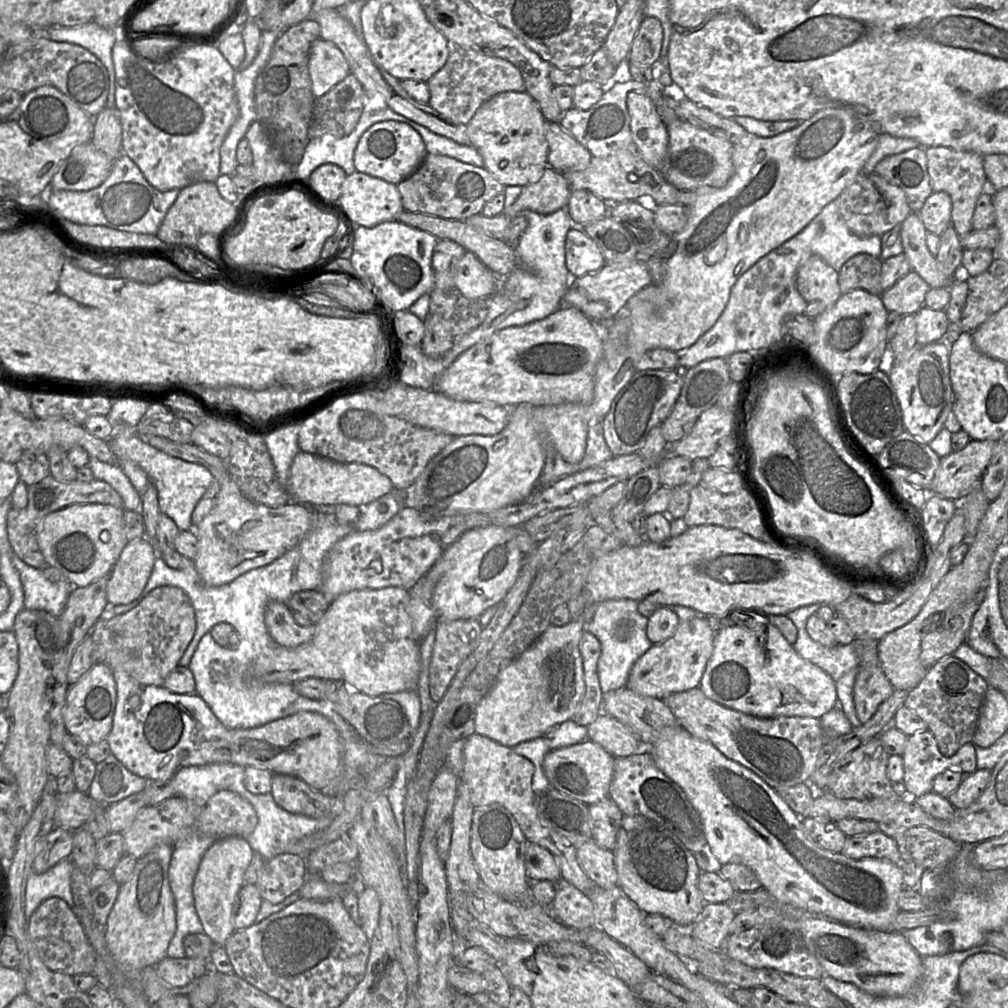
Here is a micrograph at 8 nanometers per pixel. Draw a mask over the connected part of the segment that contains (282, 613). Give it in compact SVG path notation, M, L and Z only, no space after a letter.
M271 600L265 606L264 623L274 644L294 648L312 639L315 625L300 626L294 619L287 604Z

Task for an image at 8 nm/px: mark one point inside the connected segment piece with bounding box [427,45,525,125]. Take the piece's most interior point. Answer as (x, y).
(468, 79)

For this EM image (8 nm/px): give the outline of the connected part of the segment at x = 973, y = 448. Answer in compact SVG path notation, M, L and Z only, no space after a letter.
M970 440L960 451L942 457L929 493L960 500L981 484L998 442Z

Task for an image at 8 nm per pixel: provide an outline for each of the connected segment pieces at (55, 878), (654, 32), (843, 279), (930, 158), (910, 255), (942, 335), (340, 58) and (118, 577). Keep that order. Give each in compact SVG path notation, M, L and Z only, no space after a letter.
M66 858L58 862L44 873L38 874L32 871L28 877L25 889L25 917L28 918L34 913L39 905L50 897L63 899L70 908L74 908L73 894L71 889L71 873L75 864L71 858Z
M645 17L633 40L629 63L652 67L659 59L663 42L663 28L654 17Z
M857 254L847 260L838 275L841 293L862 289L881 296L884 292L881 287L882 262L880 258L869 254Z
M946 147L924 148L927 158L927 171L934 192L945 192L952 202L951 225L962 239L972 231L972 218L976 201L982 194L986 175L983 156L970 151L956 151Z
M911 213L901 223L903 254L909 261L911 271L917 273L930 288L950 288L956 278L947 277L939 269L936 257L927 248L927 233L919 214Z
M922 306L914 315L916 340L919 346L944 340L950 331L950 322L945 311Z
M321 38L312 43L309 52L309 74L315 98L324 95L349 73L345 57L333 43Z
M145 537L128 541L107 578L110 605L129 604L145 588L158 557L156 546Z

